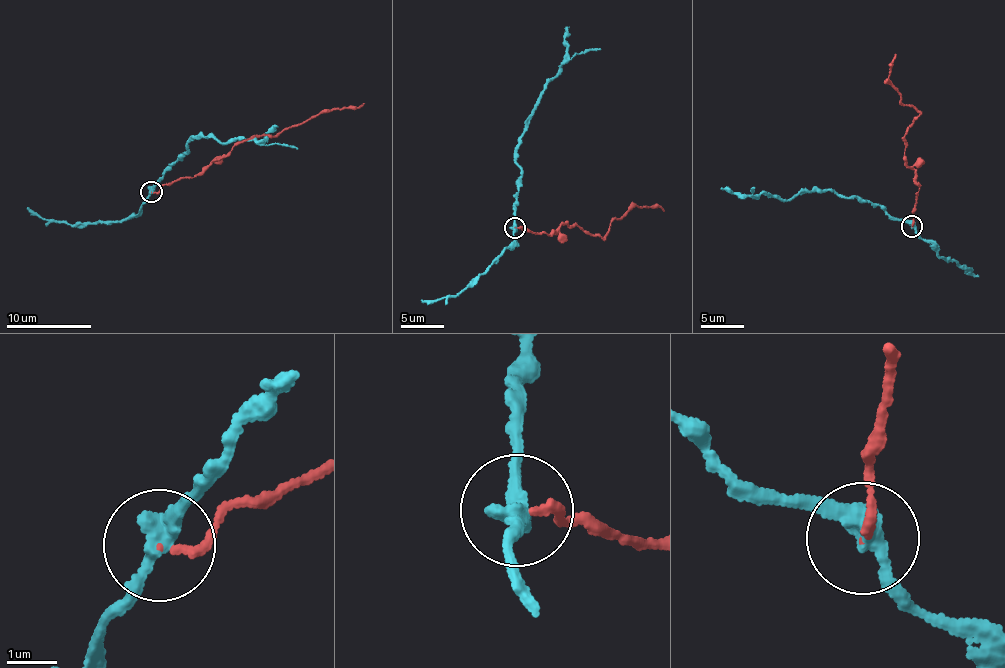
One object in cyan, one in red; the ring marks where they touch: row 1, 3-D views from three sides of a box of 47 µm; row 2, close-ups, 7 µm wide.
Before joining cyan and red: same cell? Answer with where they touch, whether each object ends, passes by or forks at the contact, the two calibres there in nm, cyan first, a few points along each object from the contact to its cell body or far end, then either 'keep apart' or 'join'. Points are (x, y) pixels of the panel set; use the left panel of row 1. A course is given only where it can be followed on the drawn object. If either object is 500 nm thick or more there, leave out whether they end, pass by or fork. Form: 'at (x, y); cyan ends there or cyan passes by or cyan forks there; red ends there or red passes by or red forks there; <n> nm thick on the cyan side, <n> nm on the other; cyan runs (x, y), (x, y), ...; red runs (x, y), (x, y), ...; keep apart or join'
at (151, 192); cyan passes by; red ends there; 340 nm thick on the cyan side, 150 nm on the other; cyan runs (150, 191), (189, 149), (194, 135), (208, 134), (225, 144), (240, 137), (258, 141), (277, 128); red runs (150, 191), (193, 177), (243, 141), (276, 134), (326, 112), (359, 107), (364, 103); keep apart

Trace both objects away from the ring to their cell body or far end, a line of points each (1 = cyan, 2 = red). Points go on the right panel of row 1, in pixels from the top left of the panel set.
1: (912, 226), (891, 219), (884, 209), (866, 200), (837, 192), (801, 191), (787, 200), (770, 193), (722, 189)
2: (912, 226), (919, 190), (912, 168), (907, 163), (903, 140), (918, 112), (903, 104), (889, 81), (897, 53)

